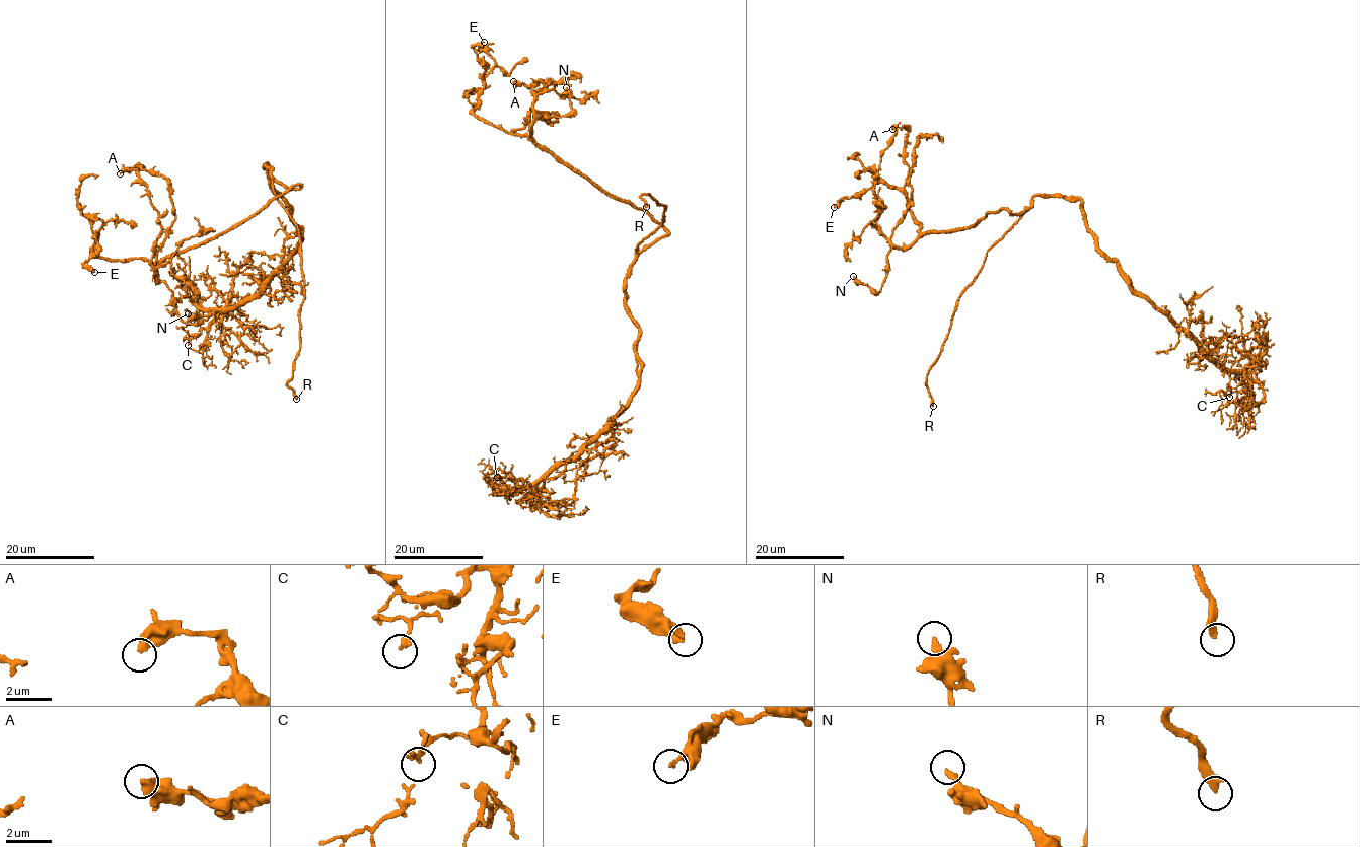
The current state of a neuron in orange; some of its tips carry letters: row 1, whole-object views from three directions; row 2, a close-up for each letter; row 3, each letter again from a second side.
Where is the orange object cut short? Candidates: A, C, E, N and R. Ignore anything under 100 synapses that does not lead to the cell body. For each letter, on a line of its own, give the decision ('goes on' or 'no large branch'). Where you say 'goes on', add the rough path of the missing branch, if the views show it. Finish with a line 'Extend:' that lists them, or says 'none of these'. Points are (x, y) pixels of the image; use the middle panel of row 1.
A: no large branch
C: no large branch
E: no large branch
N: no large branch
R: goes on; missing branch runs (646, 207), (672, 208), (678, 202), (678, 192)
Extend: R

